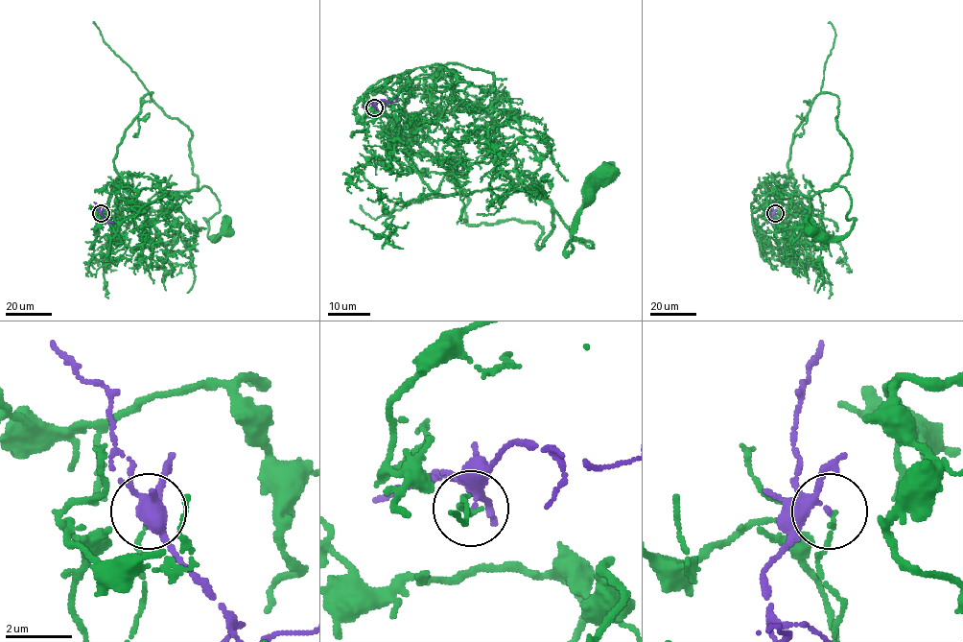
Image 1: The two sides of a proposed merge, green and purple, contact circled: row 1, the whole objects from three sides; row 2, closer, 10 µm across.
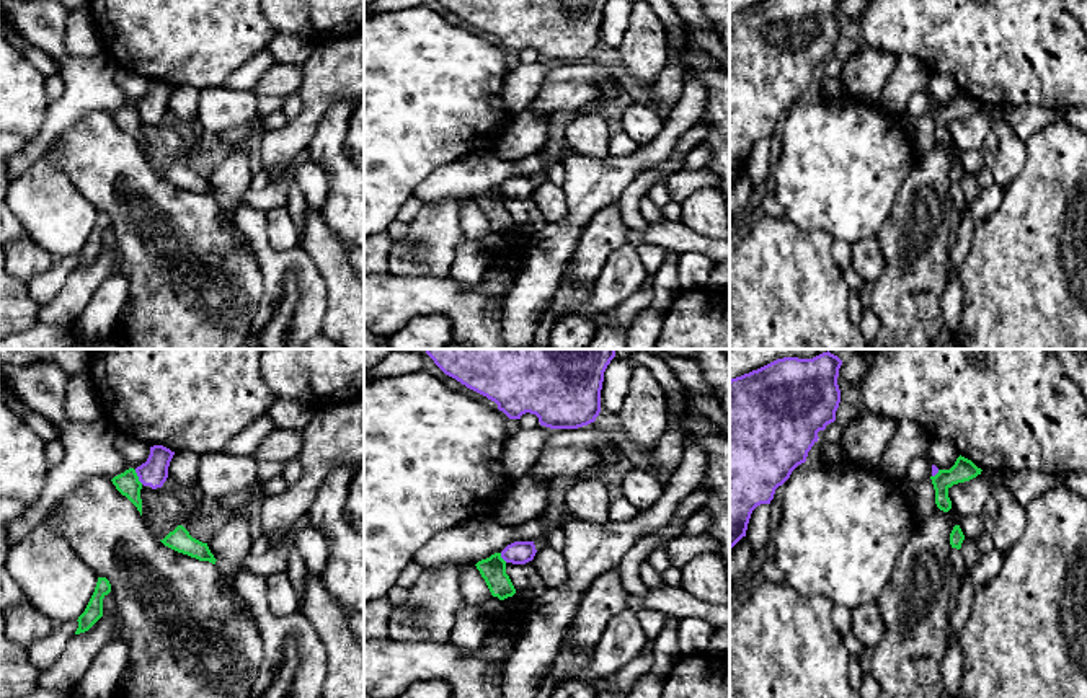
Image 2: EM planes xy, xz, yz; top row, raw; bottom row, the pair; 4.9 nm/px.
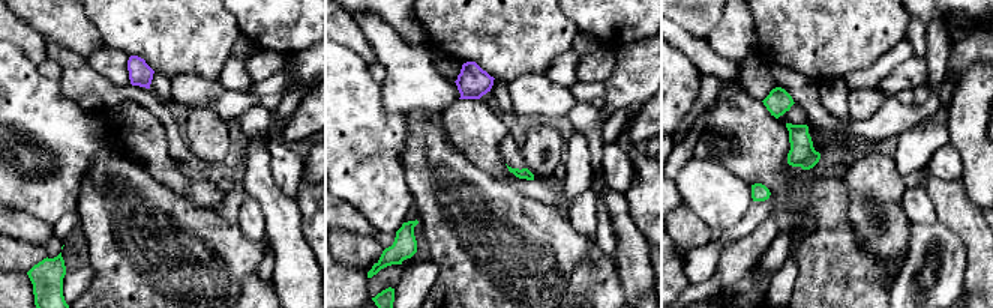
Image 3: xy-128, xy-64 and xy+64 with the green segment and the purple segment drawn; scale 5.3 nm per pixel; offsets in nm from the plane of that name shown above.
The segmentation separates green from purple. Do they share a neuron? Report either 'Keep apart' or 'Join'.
Keep apart

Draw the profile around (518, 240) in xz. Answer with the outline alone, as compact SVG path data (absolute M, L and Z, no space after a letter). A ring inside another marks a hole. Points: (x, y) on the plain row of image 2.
M514 228L512 232L503 235L504 243L516 251L526 250L529 245L529 238L530 236L521 228Z

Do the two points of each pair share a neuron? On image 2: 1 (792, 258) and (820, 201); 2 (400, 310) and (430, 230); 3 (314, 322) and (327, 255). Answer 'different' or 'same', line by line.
1: different
2: different
3: different

